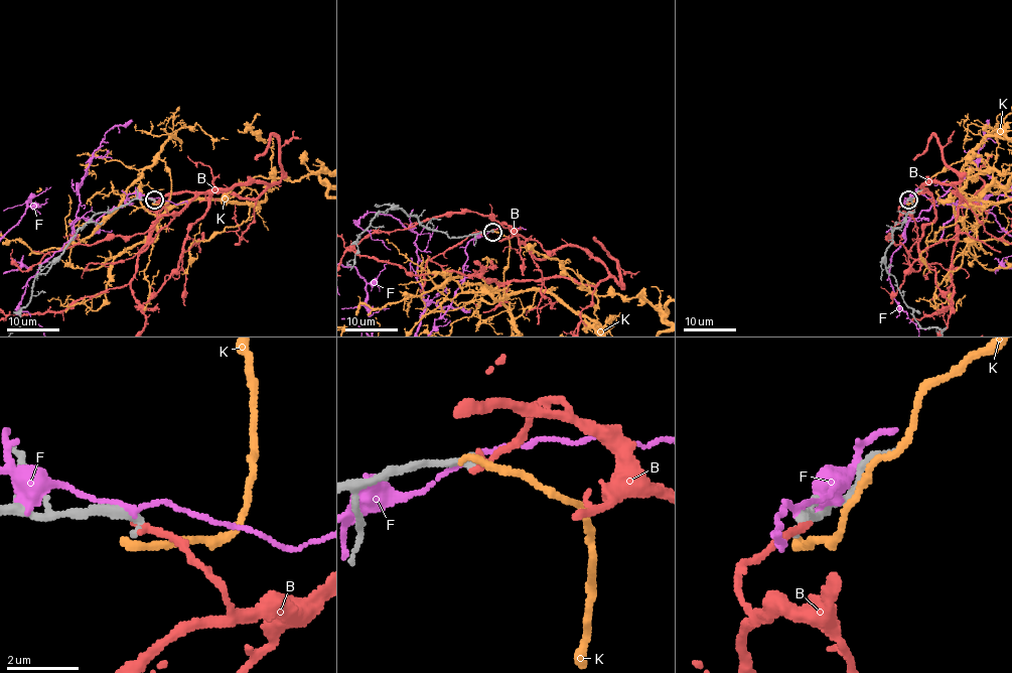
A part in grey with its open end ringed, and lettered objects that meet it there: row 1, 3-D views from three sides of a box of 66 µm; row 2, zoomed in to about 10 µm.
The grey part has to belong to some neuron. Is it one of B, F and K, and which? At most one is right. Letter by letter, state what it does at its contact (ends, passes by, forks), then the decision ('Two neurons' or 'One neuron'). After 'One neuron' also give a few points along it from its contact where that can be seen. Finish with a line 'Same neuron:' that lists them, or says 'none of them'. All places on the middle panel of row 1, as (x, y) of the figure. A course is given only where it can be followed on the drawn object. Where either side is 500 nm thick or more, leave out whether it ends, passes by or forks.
B: It ends there. Two neurons
F: It passes by. Two neurons
K: It ends there. Two neurons
Same neuron: none of them

